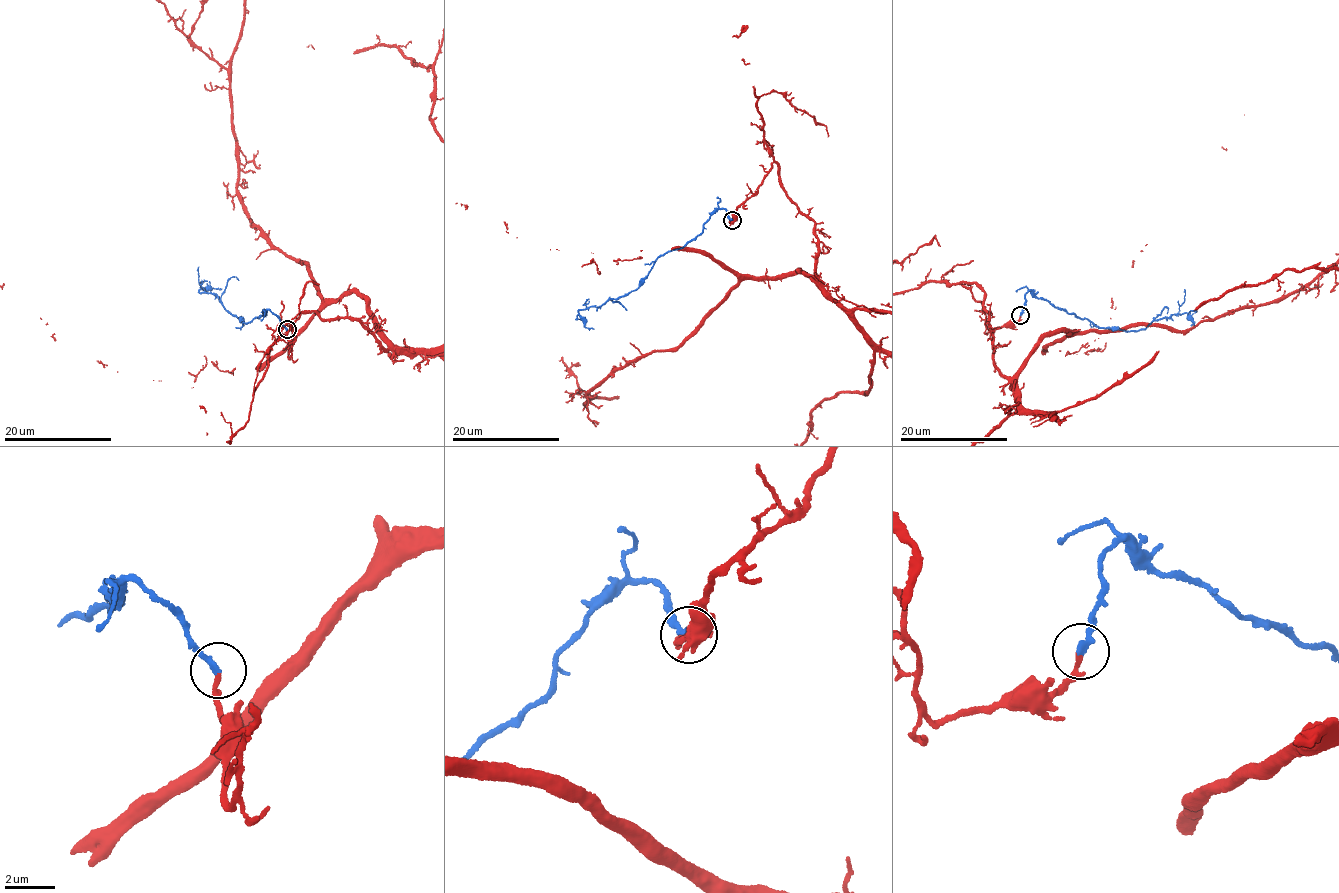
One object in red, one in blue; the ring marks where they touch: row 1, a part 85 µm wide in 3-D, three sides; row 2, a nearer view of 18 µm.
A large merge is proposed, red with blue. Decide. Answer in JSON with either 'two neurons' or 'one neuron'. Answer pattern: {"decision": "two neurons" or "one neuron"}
{"decision": "one neuron"}

